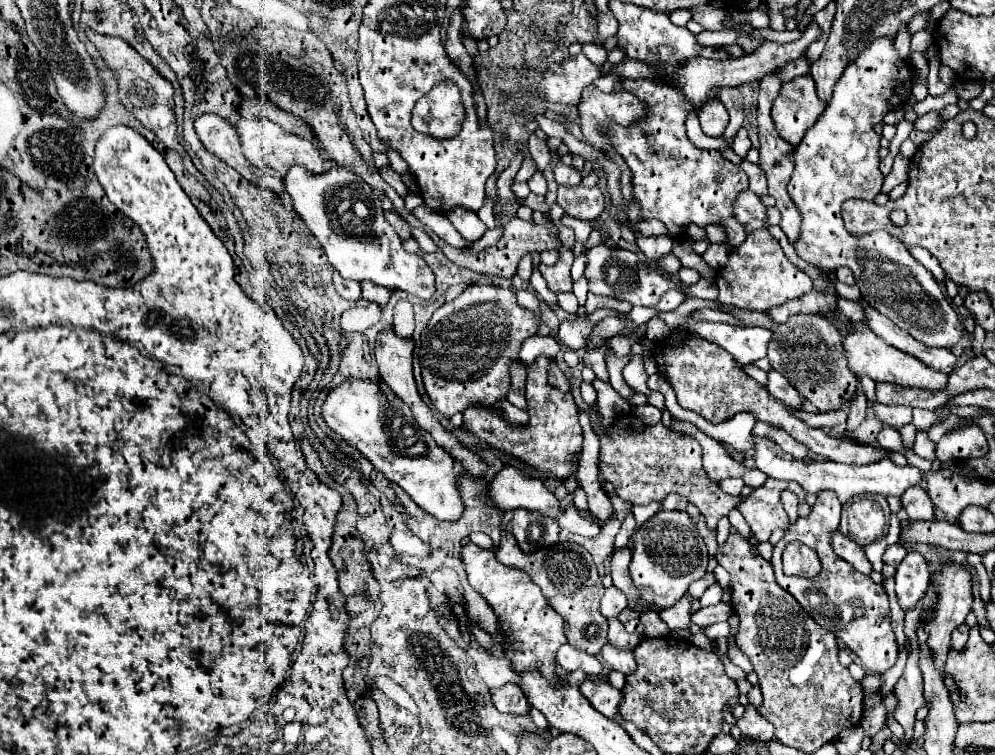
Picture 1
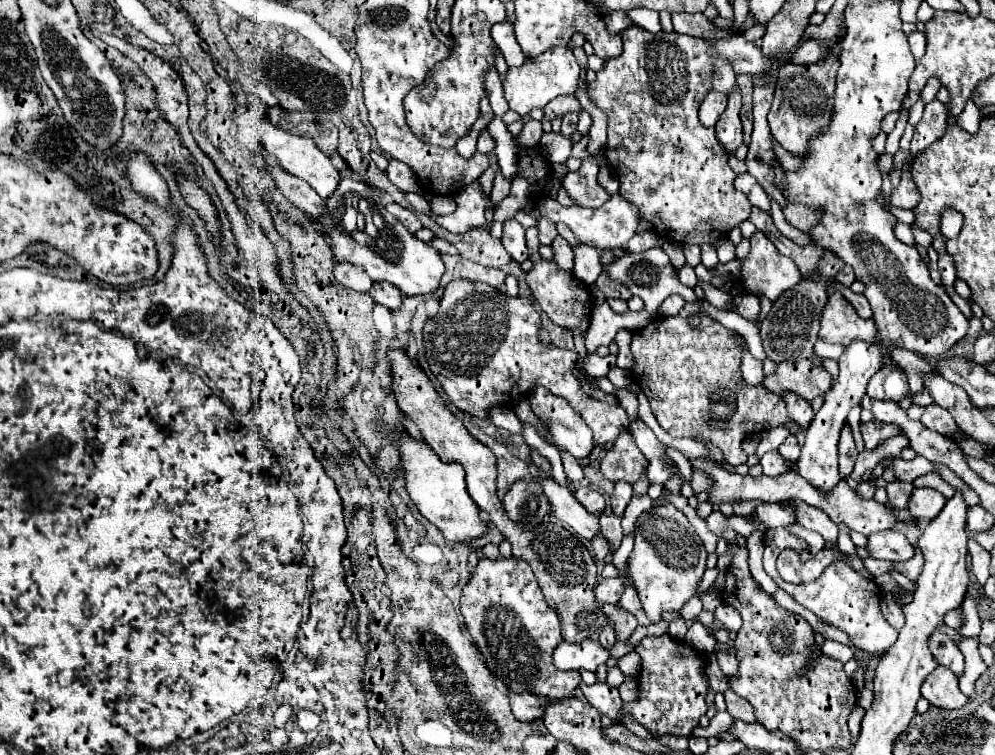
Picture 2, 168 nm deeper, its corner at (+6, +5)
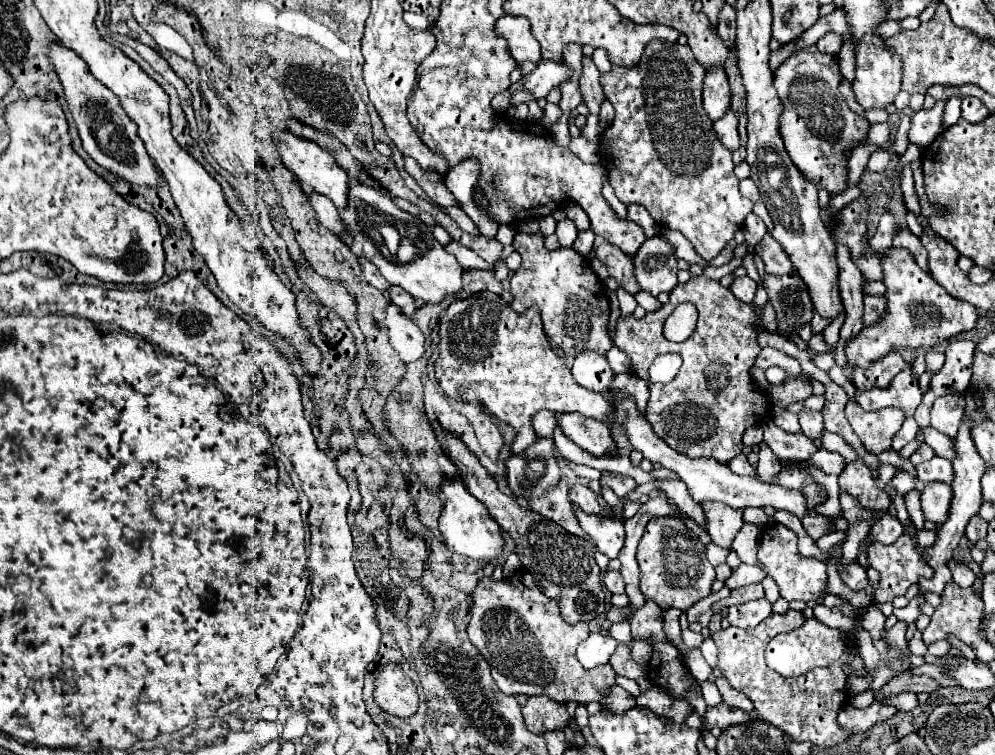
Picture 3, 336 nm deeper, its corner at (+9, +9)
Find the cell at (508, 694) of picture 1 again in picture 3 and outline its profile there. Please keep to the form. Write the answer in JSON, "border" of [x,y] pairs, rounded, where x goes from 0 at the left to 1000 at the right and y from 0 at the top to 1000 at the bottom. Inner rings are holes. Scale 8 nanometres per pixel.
{"border":[[[532,922],[526,935],[526,951],[536,972],[560,970],[576,959],[570,938],[552,922]]]}

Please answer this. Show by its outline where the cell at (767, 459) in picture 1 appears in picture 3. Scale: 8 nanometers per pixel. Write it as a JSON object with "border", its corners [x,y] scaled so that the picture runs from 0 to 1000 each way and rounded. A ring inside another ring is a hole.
{"border":[[[940,604],[932,612],[926,612],[922,617],[922,630],[928,638],[952,638],[952,641],[956,641],[956,636],[958,636],[956,609]]]}

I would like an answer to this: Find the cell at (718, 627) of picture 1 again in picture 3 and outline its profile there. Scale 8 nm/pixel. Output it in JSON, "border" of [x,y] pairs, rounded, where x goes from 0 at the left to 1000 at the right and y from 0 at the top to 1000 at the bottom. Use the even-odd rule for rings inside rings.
{"border":[[[771,792],[755,795],[749,800],[733,803],[733,826],[741,832],[759,832],[763,824],[767,824],[775,813],[775,800]]]}

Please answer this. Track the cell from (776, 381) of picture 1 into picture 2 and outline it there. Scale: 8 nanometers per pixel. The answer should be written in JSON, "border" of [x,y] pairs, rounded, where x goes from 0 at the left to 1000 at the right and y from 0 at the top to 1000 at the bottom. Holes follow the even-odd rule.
{"border":[[[790,519],[790,525],[786,527],[790,530],[790,543],[792,543],[792,551],[804,562],[806,567],[812,567],[812,562],[816,559],[818,554],[818,543],[814,540],[814,535],[810,530],[806,530],[804,525],[798,525],[798,519]]]}

